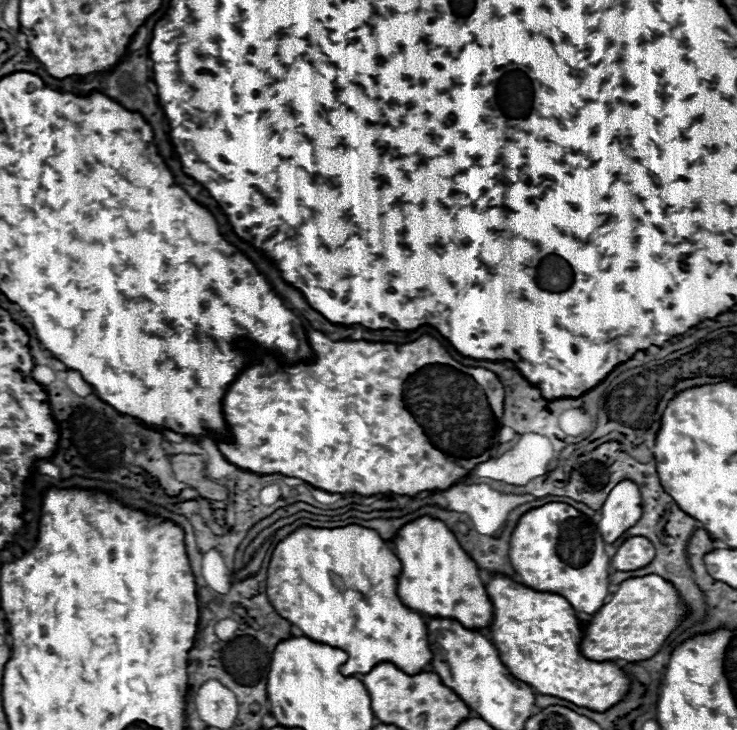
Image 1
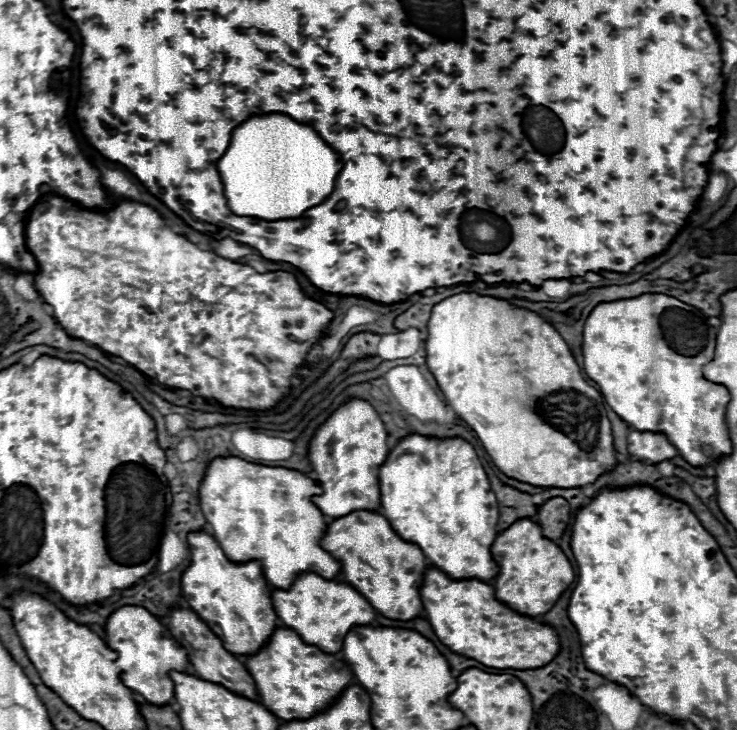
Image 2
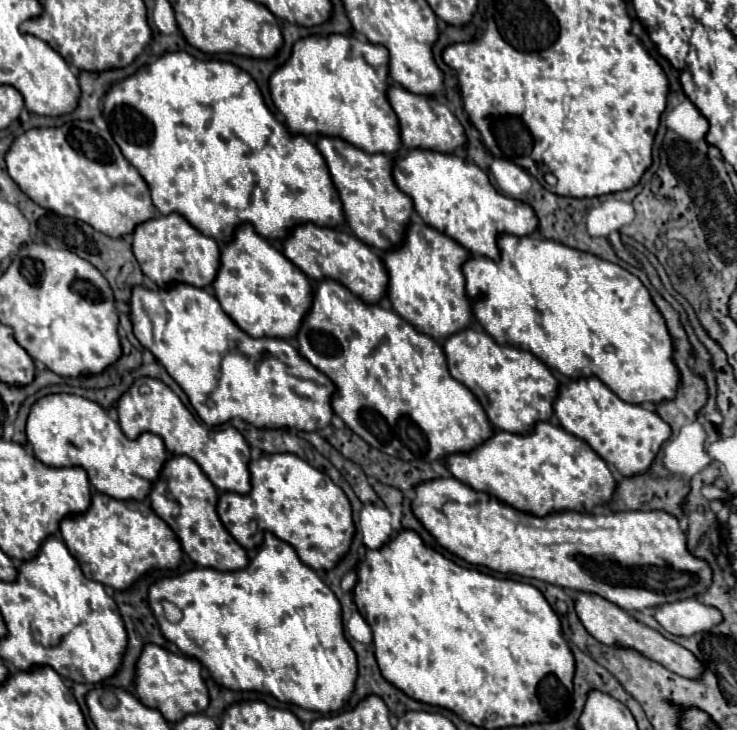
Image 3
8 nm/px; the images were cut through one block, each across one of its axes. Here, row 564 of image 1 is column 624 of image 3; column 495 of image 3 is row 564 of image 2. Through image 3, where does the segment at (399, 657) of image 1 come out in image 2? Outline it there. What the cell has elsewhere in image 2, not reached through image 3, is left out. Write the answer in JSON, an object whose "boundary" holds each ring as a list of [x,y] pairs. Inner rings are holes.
{"boundary":[[[218,456],[208,464],[200,484],[200,508],[230,560],[258,560],[266,580],[274,588],[286,590],[302,572],[314,572],[326,580],[340,574],[340,564],[320,546],[326,520],[312,504],[314,494],[322,494],[322,488],[298,470]]]}

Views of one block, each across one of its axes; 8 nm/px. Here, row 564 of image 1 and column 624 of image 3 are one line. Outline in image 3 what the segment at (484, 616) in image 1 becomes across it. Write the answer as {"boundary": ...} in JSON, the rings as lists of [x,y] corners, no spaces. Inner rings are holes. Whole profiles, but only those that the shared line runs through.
{"boundary":[[[580,378],[560,386],[554,402],[554,414],[564,430],[588,442],[594,452],[612,464],[622,476],[636,476],[648,472],[660,446],[670,438],[670,426],[654,412],[620,400],[598,378]]]}

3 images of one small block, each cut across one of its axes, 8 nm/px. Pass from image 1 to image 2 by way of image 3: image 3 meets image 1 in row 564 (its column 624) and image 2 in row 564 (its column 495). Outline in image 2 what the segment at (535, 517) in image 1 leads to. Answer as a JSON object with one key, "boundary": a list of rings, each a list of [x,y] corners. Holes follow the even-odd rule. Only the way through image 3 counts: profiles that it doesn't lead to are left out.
{"boundary":[[[518,520],[516,524],[512,524],[512,528],[500,532],[490,552],[500,568],[498,576],[492,582],[496,598],[518,614],[546,614],[562,596],[562,592],[574,582],[574,568],[564,552],[552,540],[544,538],[542,528],[532,520]]]}

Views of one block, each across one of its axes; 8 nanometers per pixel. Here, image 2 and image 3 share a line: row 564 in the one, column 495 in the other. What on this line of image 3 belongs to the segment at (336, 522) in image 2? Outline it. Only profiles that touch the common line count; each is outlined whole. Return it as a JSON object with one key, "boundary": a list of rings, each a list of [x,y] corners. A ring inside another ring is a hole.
{"boundary":[[[468,328],[444,342],[444,354],[450,374],[462,382],[472,394],[476,394],[484,412],[496,430],[512,434],[528,434],[536,422],[548,422],[554,414],[554,400],[558,396],[560,382],[542,360],[532,352],[498,346],[498,342],[480,328]]]}

